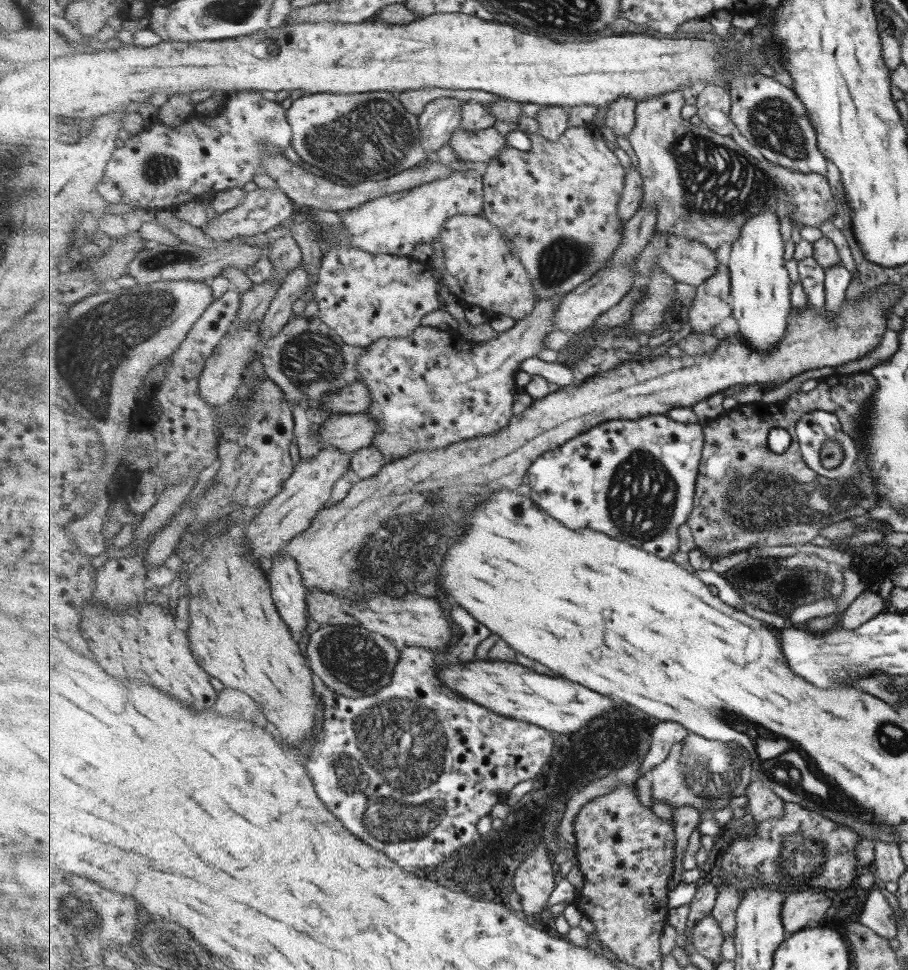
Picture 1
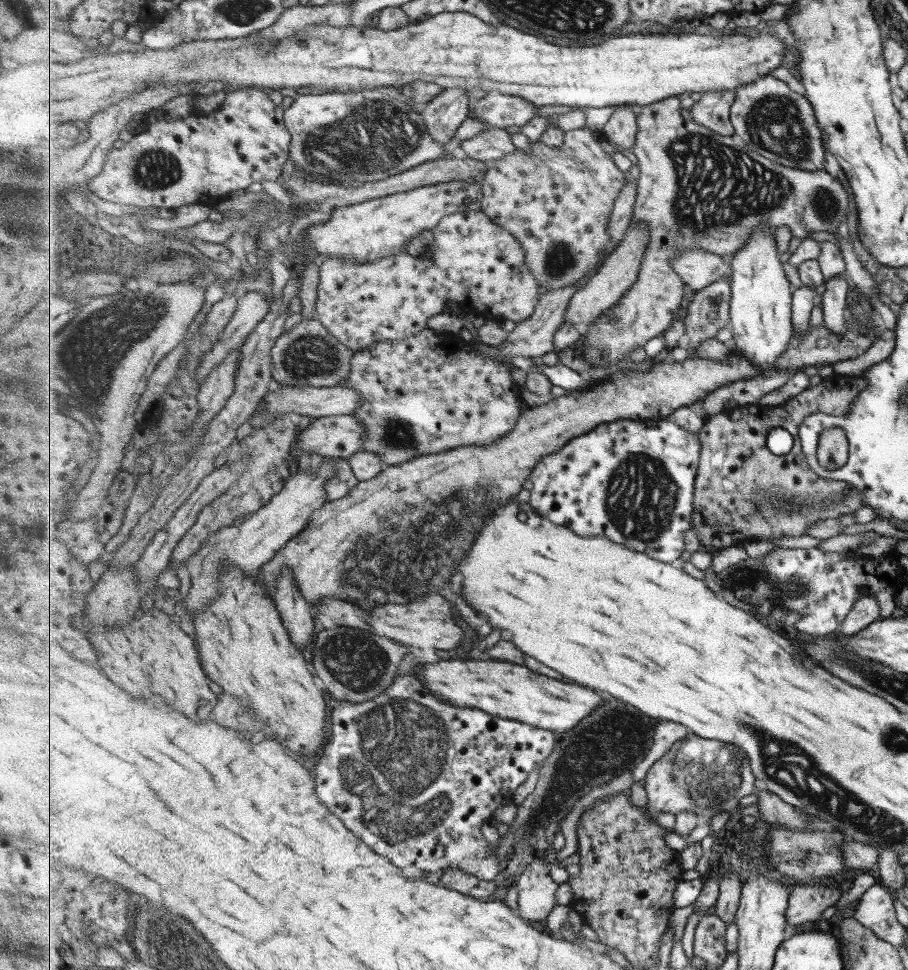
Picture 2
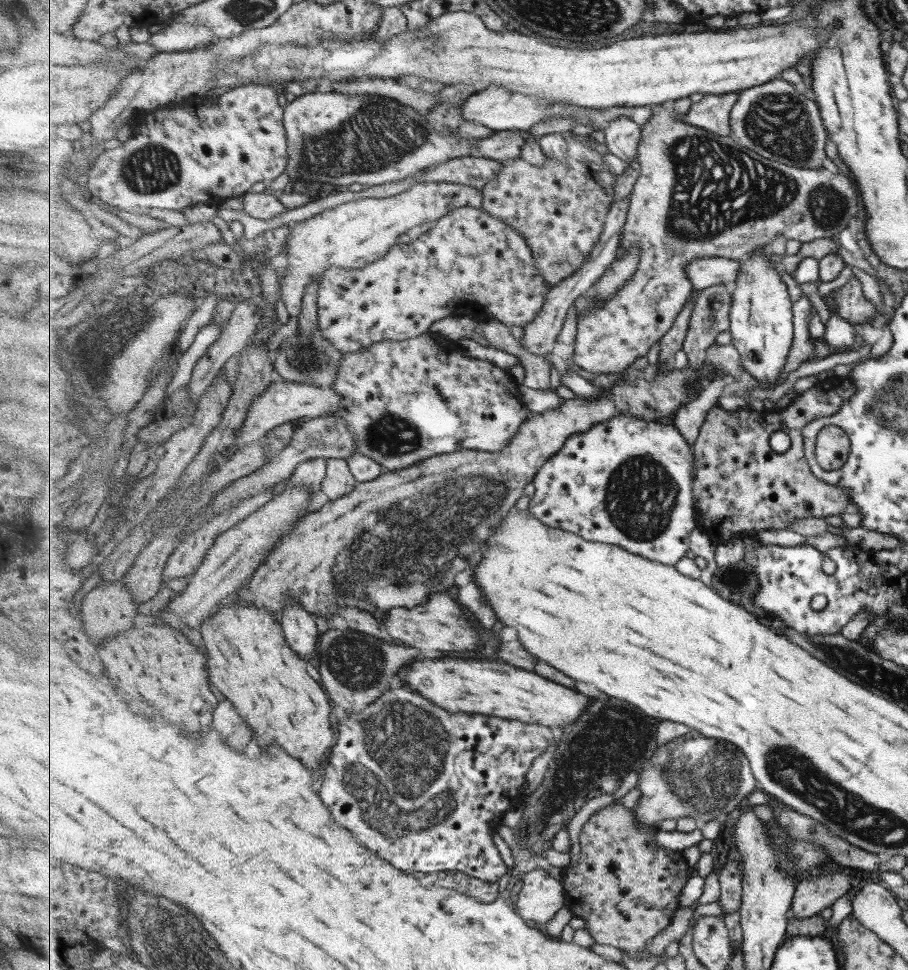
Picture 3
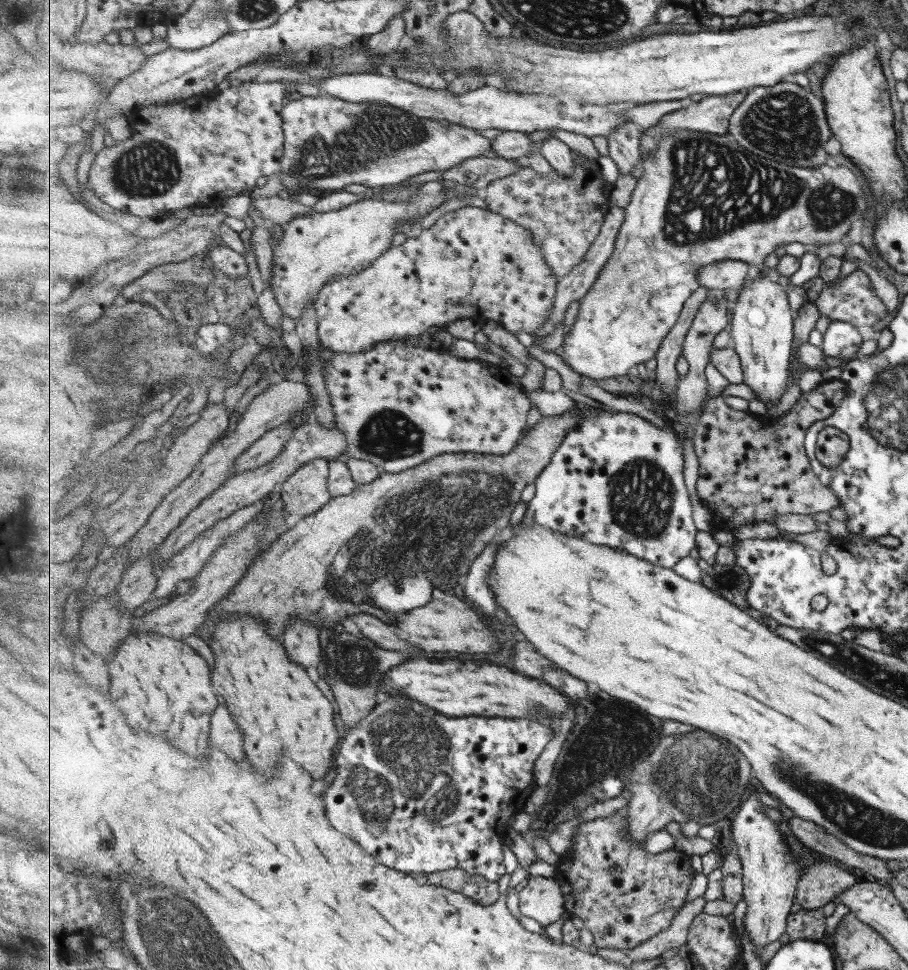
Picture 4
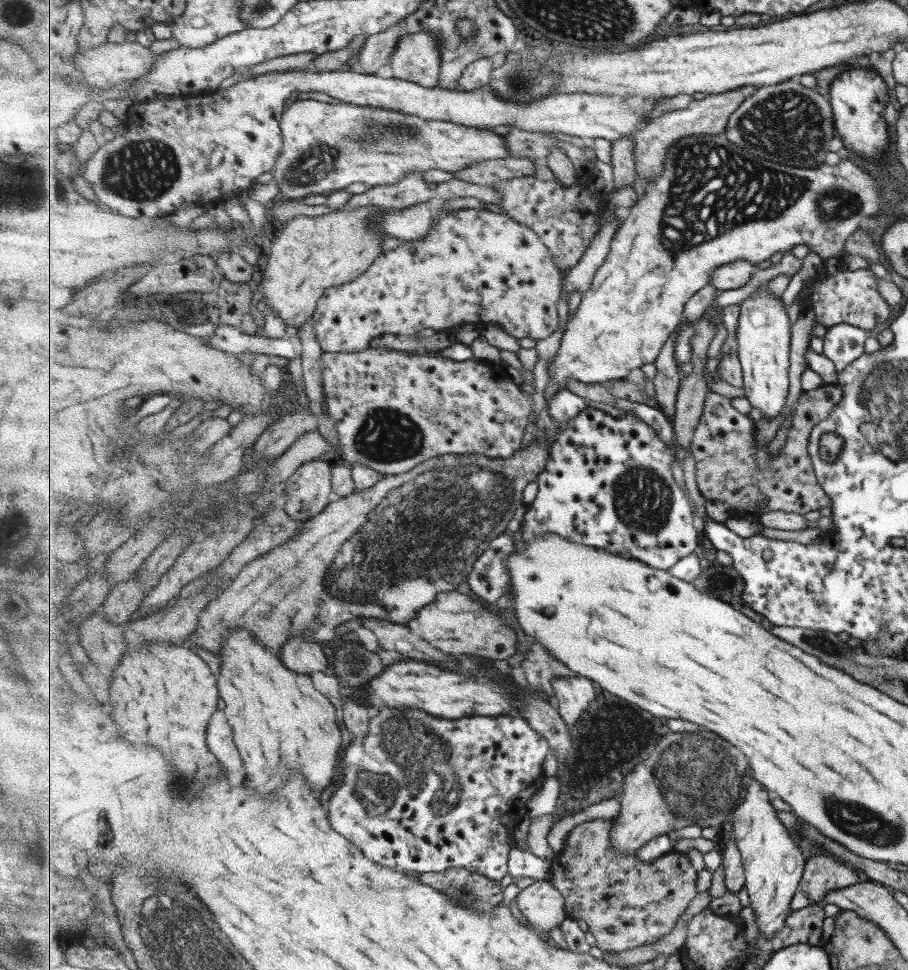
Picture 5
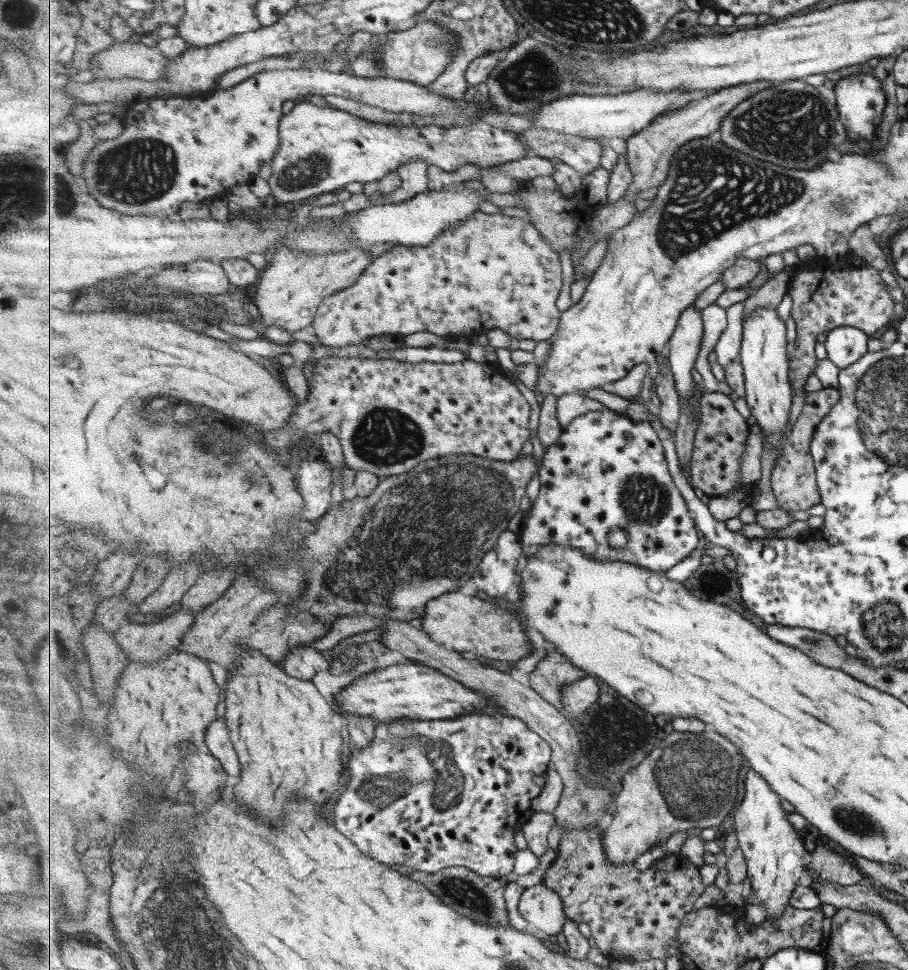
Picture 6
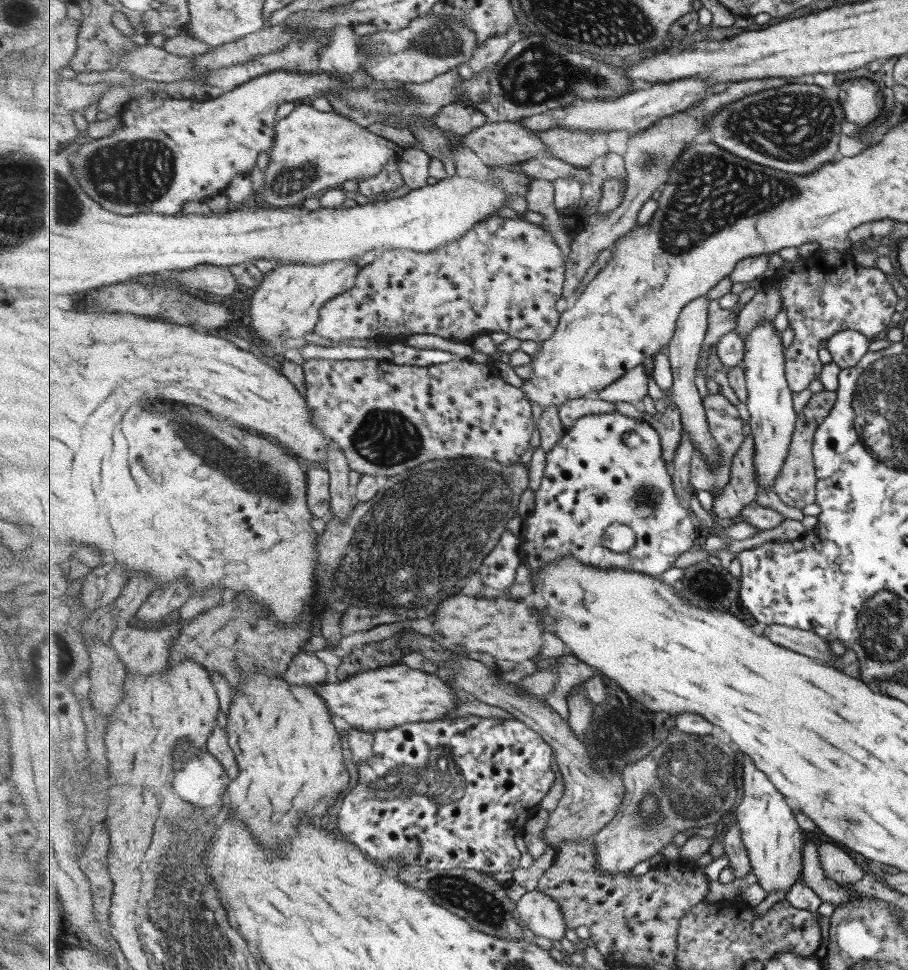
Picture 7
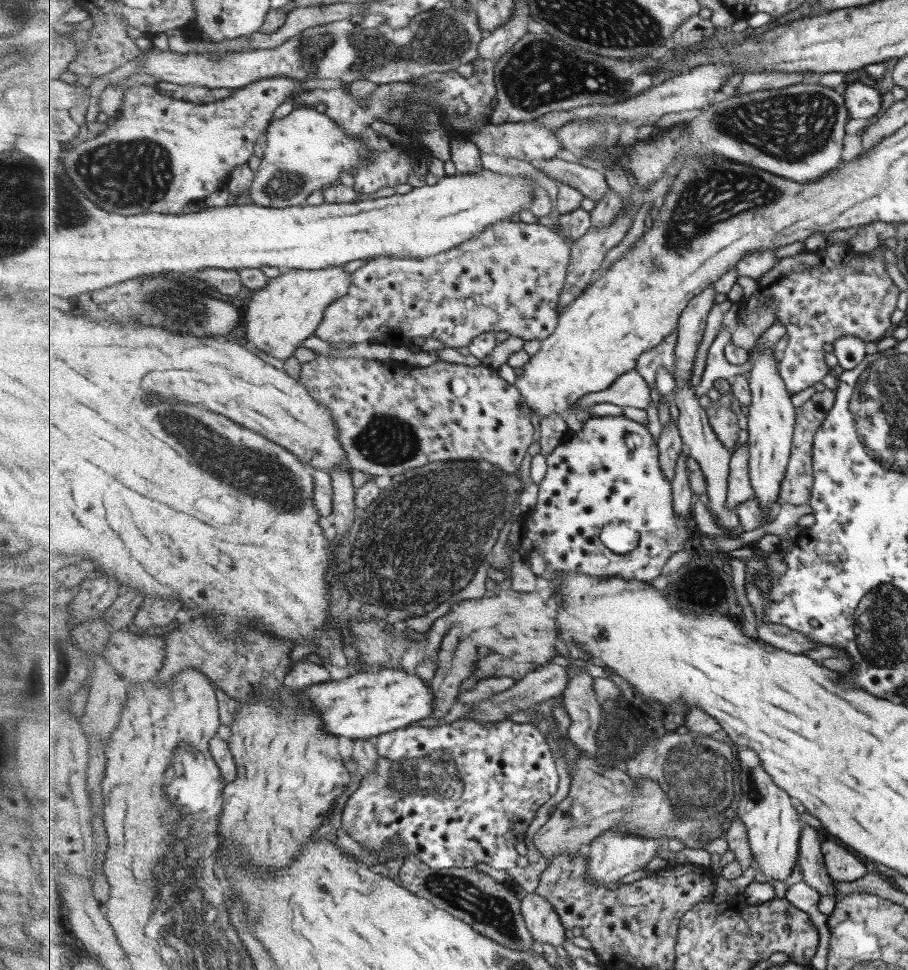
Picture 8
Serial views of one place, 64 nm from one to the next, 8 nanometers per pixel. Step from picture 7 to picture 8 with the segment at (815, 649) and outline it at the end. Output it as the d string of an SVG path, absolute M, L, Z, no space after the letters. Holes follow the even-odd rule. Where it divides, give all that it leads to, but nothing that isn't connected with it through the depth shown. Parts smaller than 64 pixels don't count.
M757 621L756 630L759 640L789 653L802 654L816 646L803 634L781 624Z

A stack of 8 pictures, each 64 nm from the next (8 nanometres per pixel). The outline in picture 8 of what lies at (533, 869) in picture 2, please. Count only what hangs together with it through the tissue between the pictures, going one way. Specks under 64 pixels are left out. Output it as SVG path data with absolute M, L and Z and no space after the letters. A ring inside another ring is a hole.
M529 893L522 898L522 913L527 928L540 944L561 946L567 934L567 928L562 922L562 916L555 906L540 894Z

